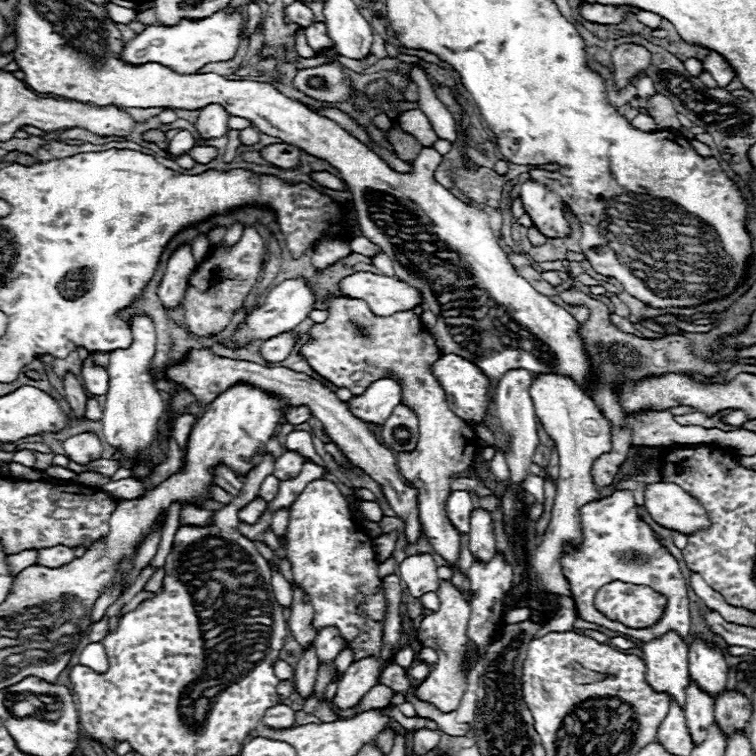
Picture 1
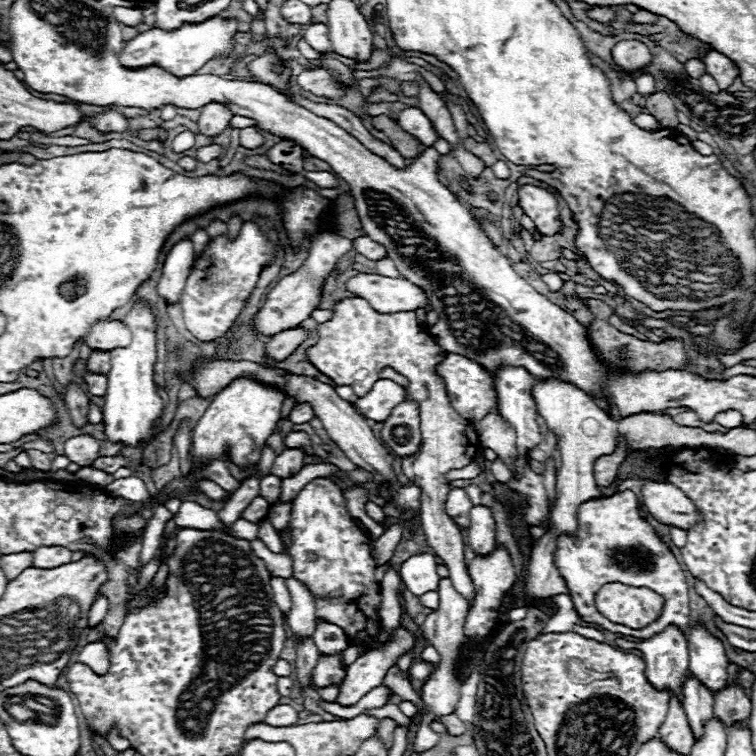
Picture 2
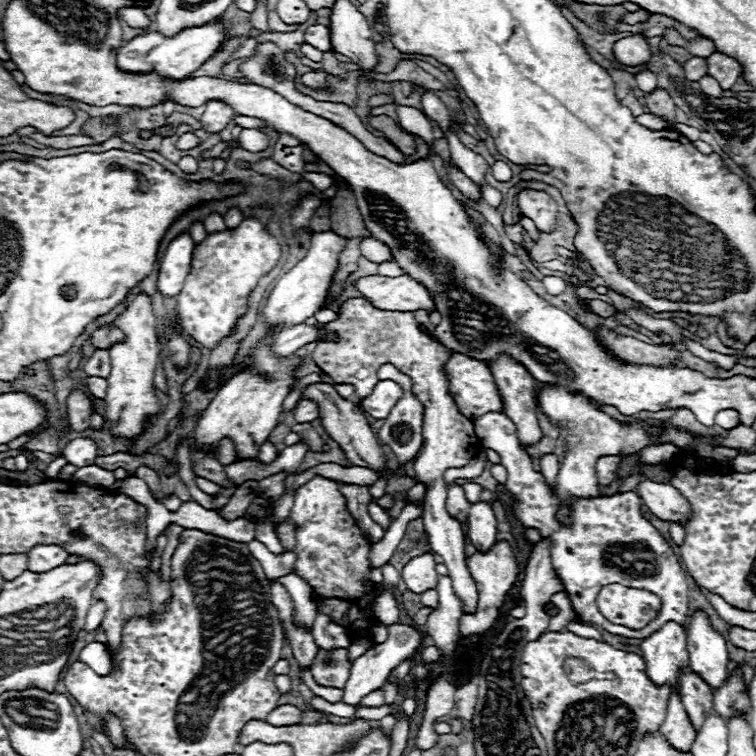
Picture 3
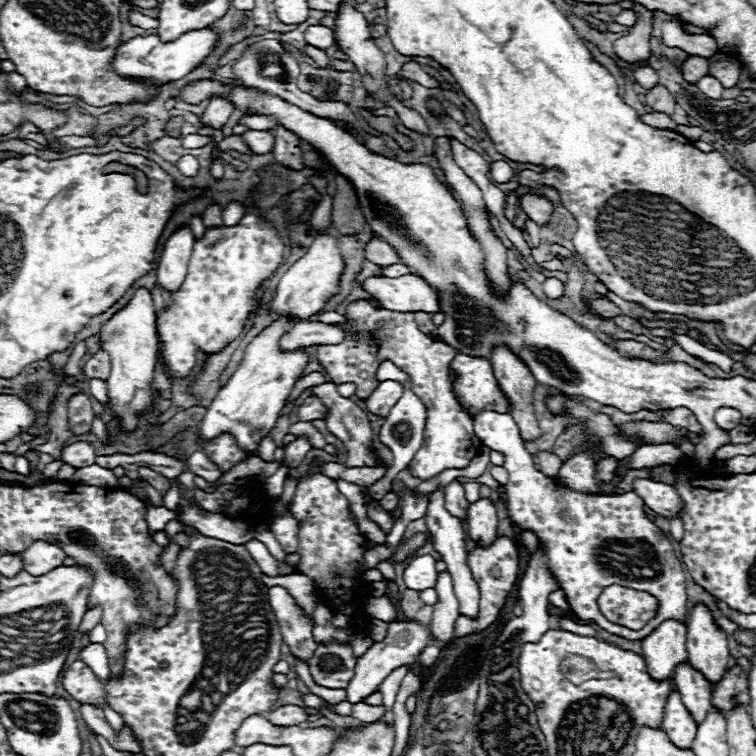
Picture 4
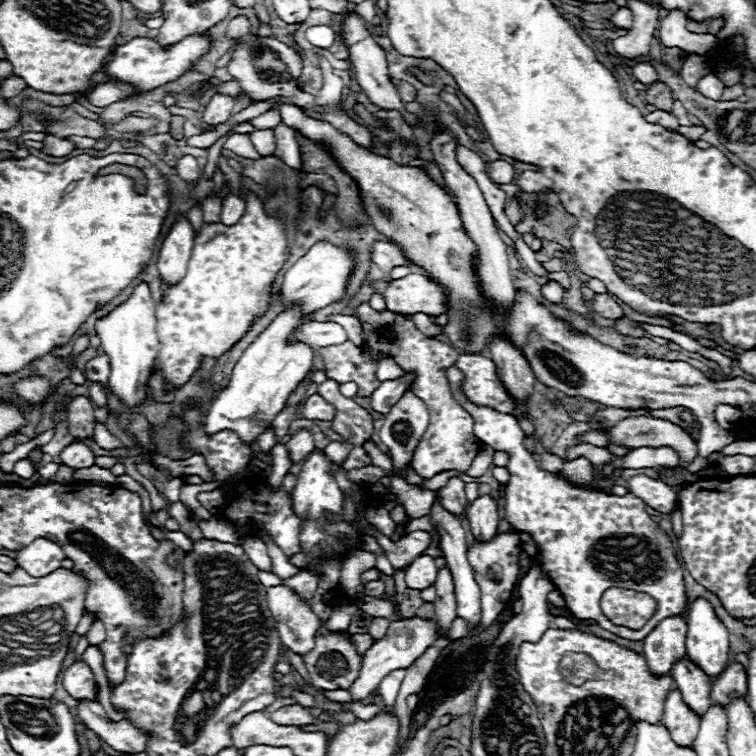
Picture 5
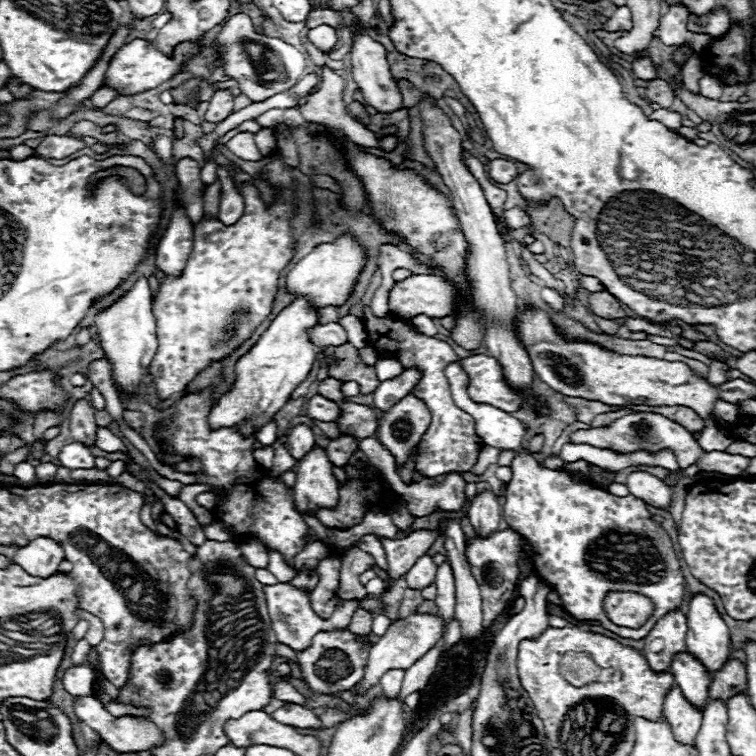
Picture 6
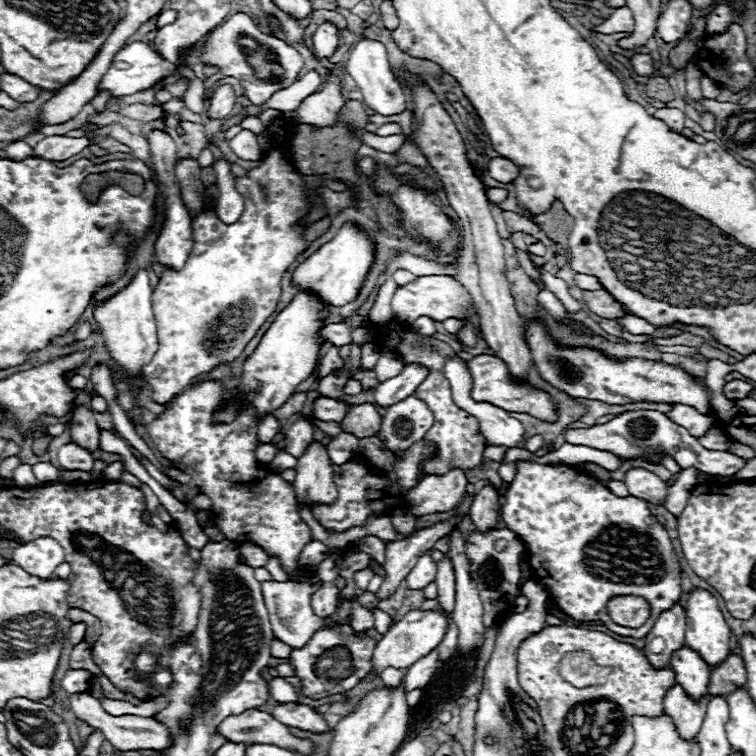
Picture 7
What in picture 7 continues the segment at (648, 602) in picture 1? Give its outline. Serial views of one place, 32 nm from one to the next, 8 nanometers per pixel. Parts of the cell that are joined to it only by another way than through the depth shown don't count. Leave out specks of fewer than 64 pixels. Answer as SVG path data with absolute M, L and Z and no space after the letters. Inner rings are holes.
M614 596L606 608L616 624L628 628L640 628L650 616L650 604L640 596Z

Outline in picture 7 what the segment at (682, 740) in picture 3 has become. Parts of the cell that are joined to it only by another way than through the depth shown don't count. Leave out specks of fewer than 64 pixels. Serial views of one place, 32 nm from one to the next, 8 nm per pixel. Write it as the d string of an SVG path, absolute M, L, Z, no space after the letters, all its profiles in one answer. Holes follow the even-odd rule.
M680 684L672 686L666 692L664 712L666 712L666 716L670 716L674 720L674 724L678 724L678 736L682 736L682 740L694 740L696 738L696 734L700 732L700 726L702 726L710 698L712 696L704 698L704 702L694 702L686 696L686 692L682 690Z

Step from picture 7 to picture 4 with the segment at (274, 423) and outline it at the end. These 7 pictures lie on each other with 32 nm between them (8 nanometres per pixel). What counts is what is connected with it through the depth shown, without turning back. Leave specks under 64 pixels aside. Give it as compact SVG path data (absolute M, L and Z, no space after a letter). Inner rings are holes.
M270 436L262 438L260 446L258 446L258 456L264 460L264 462L272 462L274 460L274 450L276 450L276 444Z

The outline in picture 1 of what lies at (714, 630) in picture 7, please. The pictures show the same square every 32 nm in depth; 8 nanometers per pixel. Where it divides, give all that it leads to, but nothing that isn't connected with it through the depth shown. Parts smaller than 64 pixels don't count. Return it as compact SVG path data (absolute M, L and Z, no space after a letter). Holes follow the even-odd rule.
M696 642L690 646L688 654L690 662L690 680L702 688L702 692L710 692L710 696L718 696L718 692L726 690L728 666L720 648L712 648L704 642Z

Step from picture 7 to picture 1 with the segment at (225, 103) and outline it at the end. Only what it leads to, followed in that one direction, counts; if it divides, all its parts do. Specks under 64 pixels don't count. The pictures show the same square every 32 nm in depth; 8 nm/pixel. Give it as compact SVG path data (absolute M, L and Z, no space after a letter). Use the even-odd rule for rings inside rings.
M210 104L210 106L202 108L200 116L196 120L198 136L204 140L216 140L216 138L224 136L228 130L228 126L226 126L228 118L230 118L230 114L218 104Z

